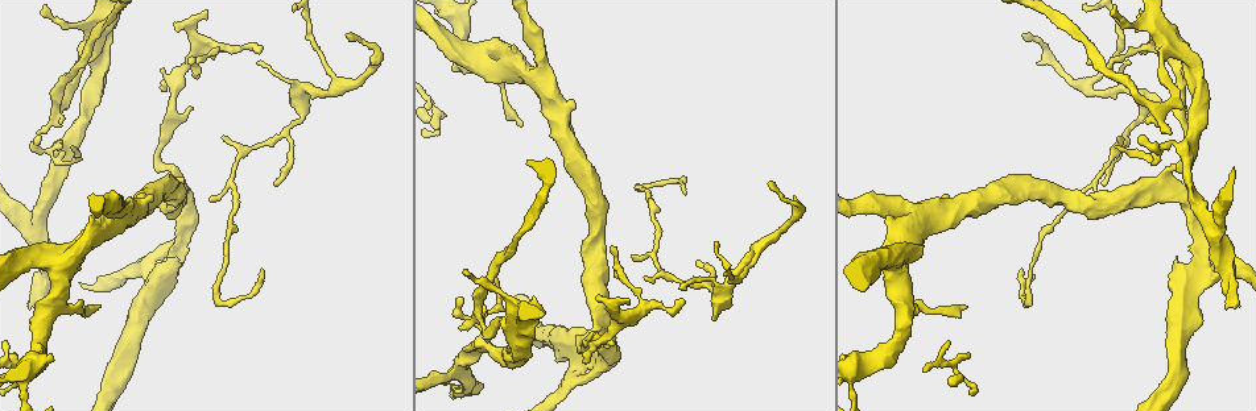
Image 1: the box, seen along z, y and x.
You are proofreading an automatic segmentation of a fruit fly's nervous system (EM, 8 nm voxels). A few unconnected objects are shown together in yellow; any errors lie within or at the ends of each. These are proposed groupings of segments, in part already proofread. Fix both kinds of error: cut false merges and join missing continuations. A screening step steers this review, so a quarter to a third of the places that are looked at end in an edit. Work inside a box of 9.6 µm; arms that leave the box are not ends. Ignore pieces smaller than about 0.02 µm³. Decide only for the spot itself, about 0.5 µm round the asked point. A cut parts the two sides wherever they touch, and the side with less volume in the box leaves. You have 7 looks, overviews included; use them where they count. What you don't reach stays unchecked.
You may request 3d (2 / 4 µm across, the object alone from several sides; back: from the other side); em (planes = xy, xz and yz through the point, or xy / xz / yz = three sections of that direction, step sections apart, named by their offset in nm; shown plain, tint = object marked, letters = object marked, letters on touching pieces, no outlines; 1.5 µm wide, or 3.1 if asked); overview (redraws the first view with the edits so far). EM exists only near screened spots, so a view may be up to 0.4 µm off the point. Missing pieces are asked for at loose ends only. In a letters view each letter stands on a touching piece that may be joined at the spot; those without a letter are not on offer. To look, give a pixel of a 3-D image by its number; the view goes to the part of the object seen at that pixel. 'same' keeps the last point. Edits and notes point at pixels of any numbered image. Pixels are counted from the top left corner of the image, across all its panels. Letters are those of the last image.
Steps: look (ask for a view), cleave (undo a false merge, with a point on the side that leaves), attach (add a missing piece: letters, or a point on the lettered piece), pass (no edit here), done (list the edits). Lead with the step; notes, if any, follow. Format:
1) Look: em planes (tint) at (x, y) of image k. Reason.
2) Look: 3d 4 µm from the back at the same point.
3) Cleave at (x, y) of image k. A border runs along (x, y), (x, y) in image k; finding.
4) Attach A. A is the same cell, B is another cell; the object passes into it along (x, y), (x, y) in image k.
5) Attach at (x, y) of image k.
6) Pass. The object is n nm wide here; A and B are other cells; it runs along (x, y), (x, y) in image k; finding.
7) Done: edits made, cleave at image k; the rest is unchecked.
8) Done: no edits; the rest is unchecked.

Look: em planes (plain) at (459, 326) of image 1. An open end.

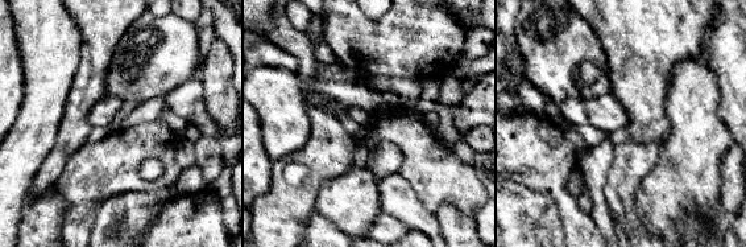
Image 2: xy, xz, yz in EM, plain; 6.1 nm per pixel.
Look: em planes (letters) at the same point. See the neighbours.

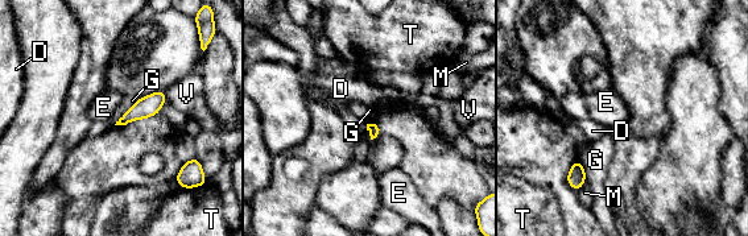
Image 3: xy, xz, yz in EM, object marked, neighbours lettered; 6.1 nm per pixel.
Pass. The longest contact is with G, 220 nm; D, E, G, M, T and V are other cells; a border runs along (137, 99), (114, 124) in image 3; none of them fits.

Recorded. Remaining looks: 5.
Look: 3d 4 µm at (345, 35) of image 1. Free end.

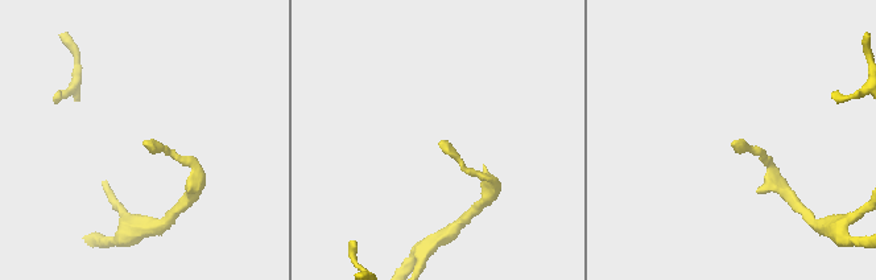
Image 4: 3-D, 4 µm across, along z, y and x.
Look: em yz step 8 (tint) at (443, 142) of image 4. Now the EM.

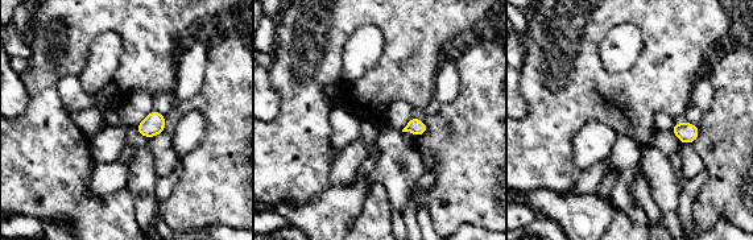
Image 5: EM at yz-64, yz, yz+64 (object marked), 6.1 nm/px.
Look: em planes (letters) at the same point.

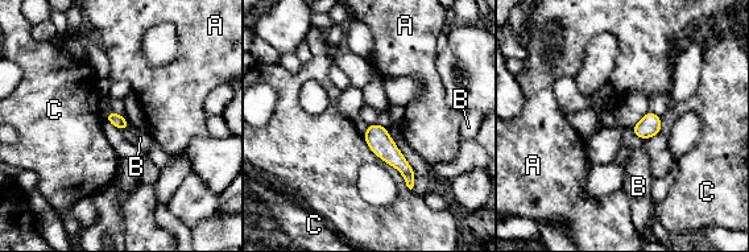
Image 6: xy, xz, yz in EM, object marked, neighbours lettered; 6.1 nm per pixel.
Pass. A, B and C are other cells; it runs along (372, 127), (410, 182) in image 6; none of them fits.

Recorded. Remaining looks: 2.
Look: em xz step 4 (tint) at (1020, 270) of image 1. Free end.

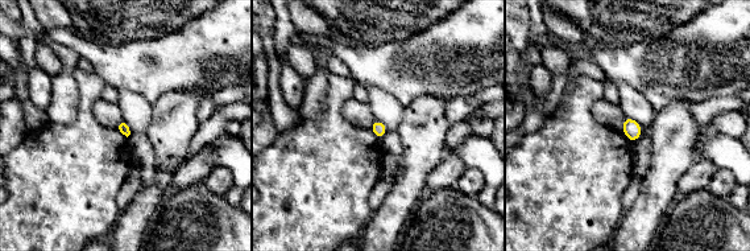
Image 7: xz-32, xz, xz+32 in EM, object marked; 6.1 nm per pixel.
Look: em planes (letters) at the same point. Cut it another way.

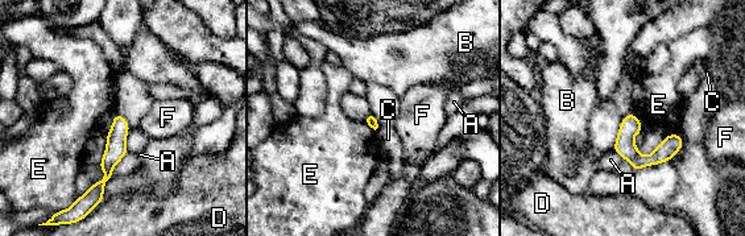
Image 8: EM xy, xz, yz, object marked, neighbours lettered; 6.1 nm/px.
Pass. The longest contact is with B, 140 nm; A, B, C, D, E and F are other cells; it runs along (118, 118), (108, 176), (92, 193) in image 8; none of them fits.

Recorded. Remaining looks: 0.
Done: no edits; the rest is unchecked.

